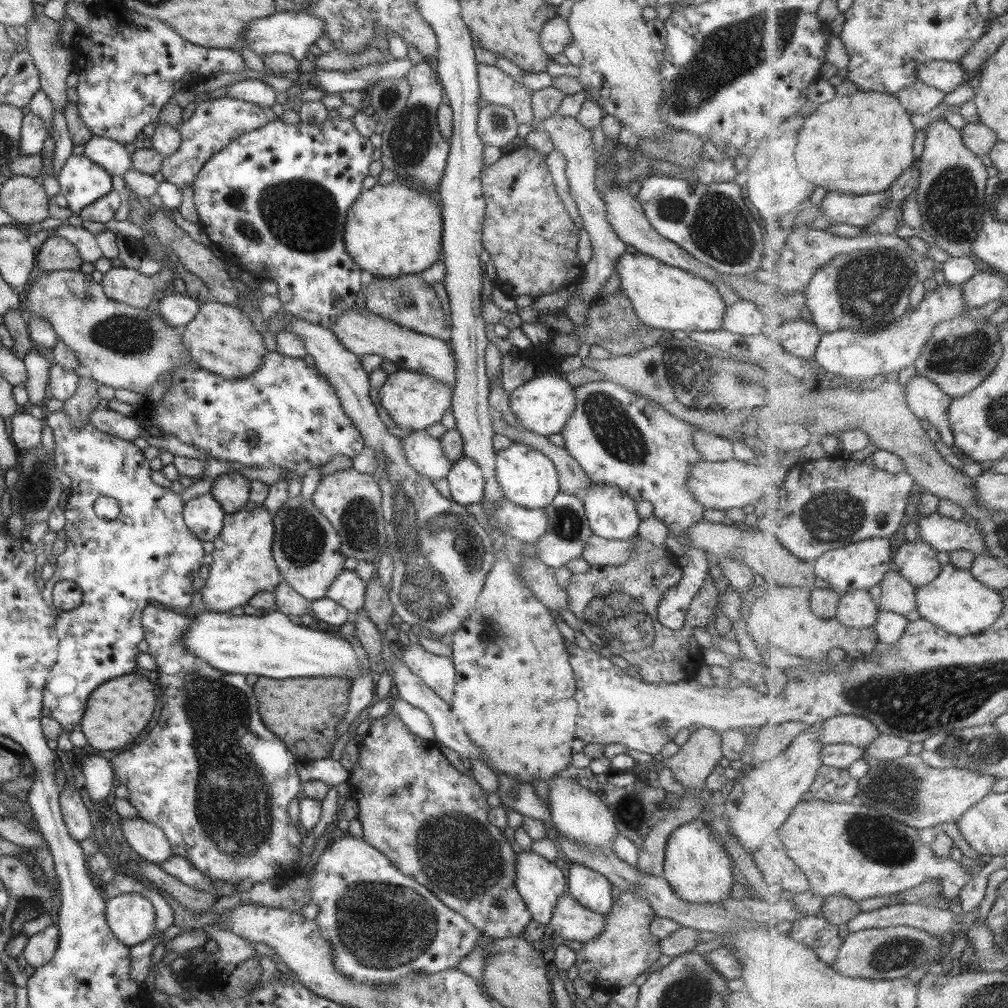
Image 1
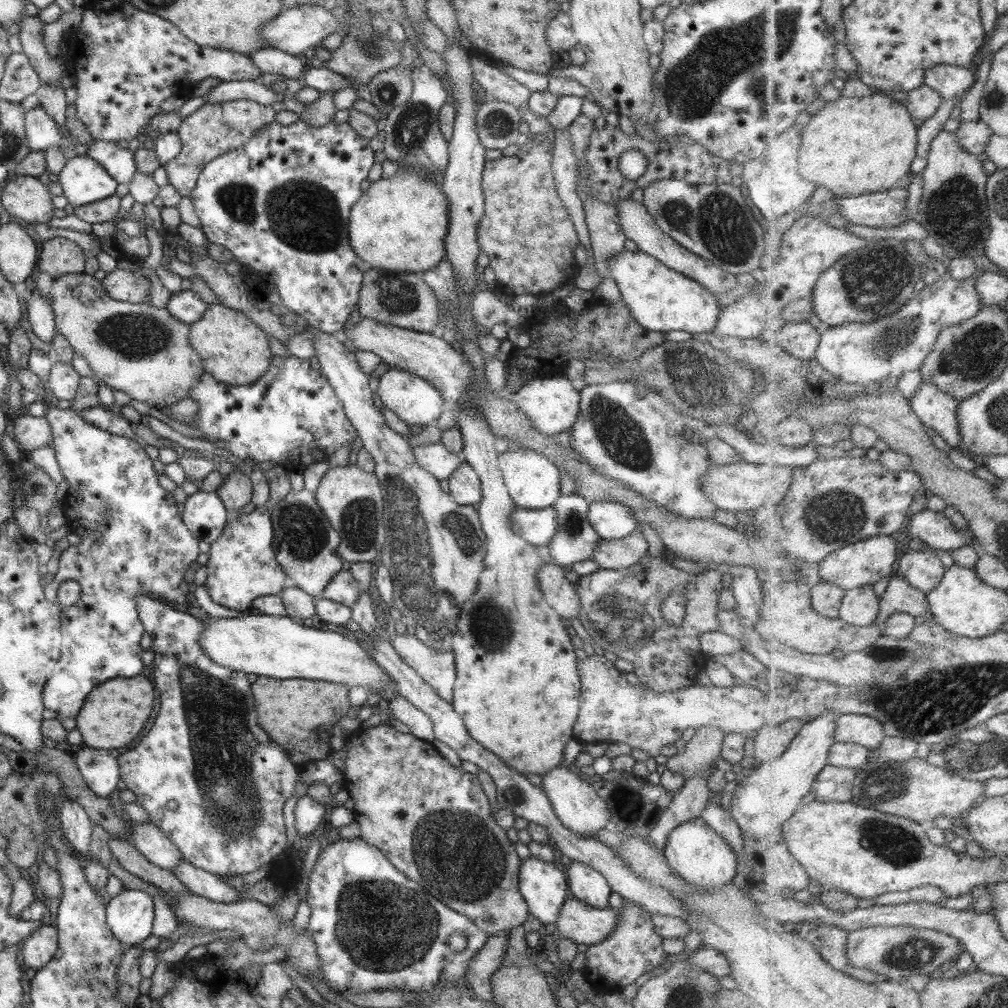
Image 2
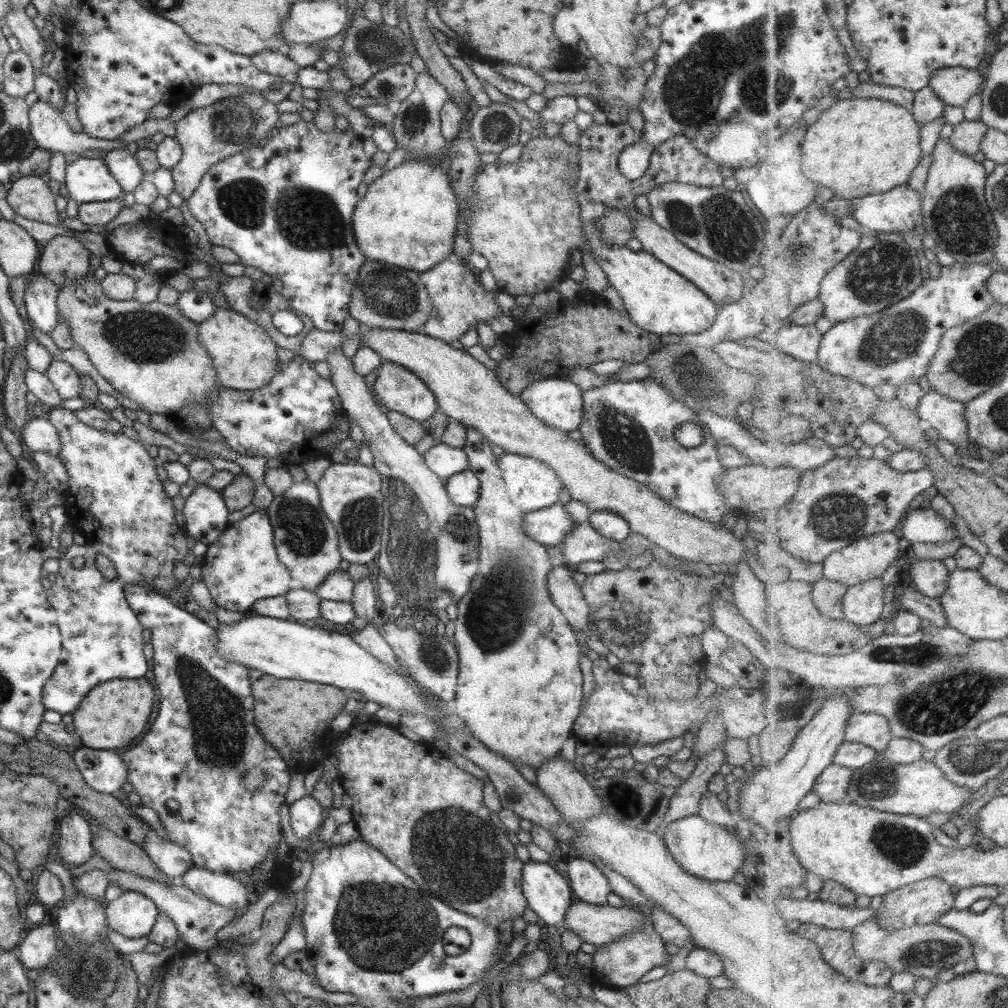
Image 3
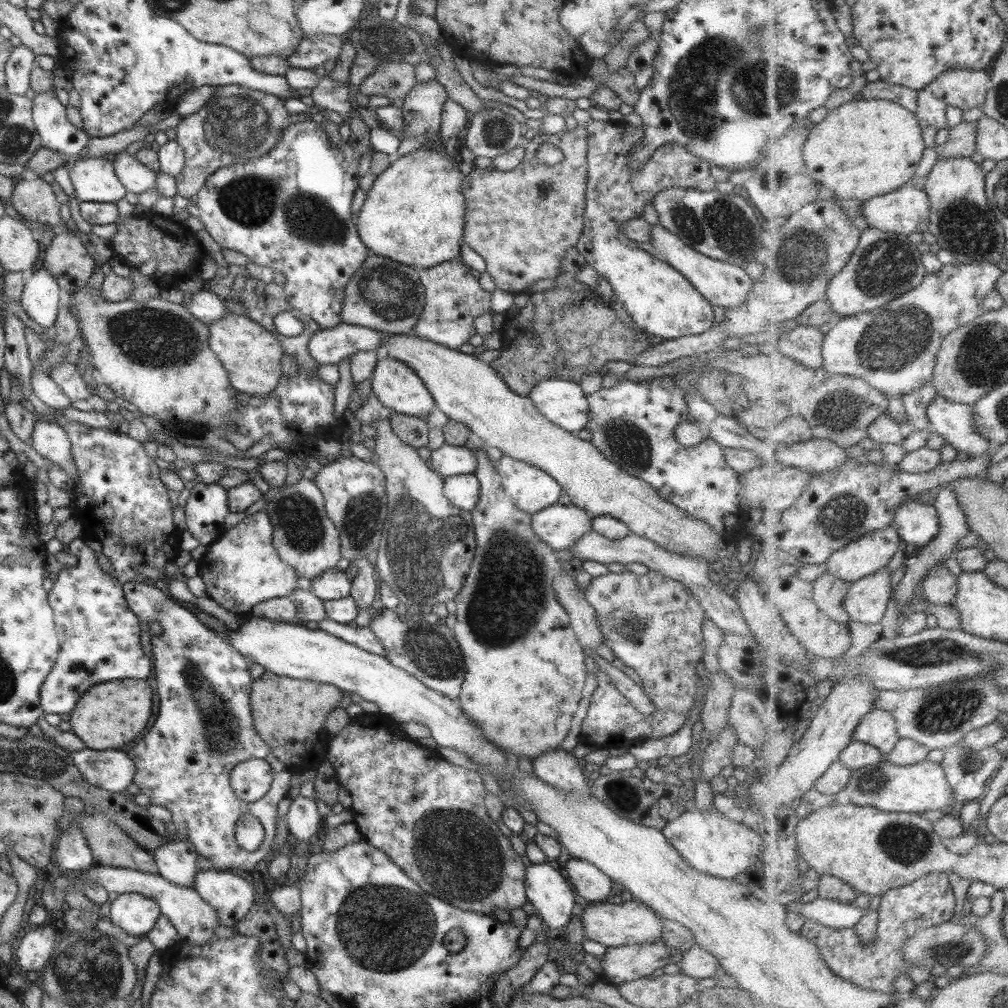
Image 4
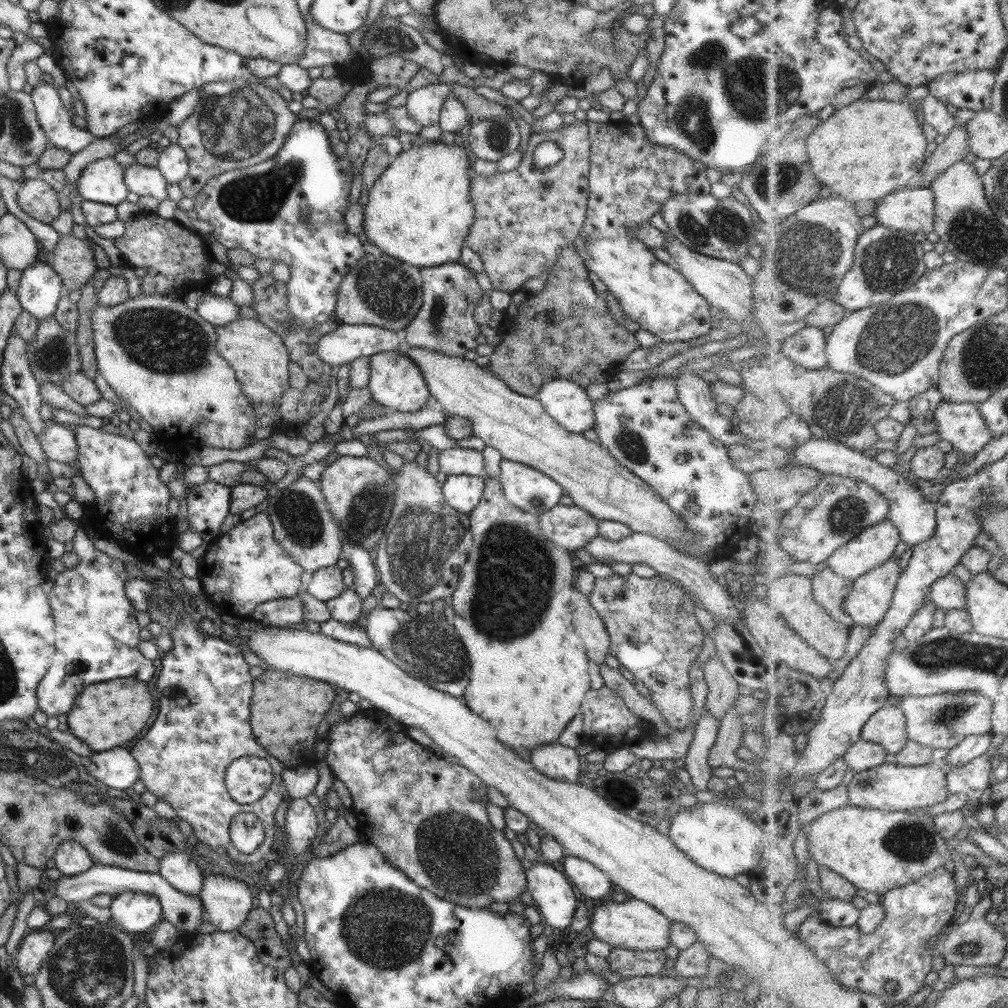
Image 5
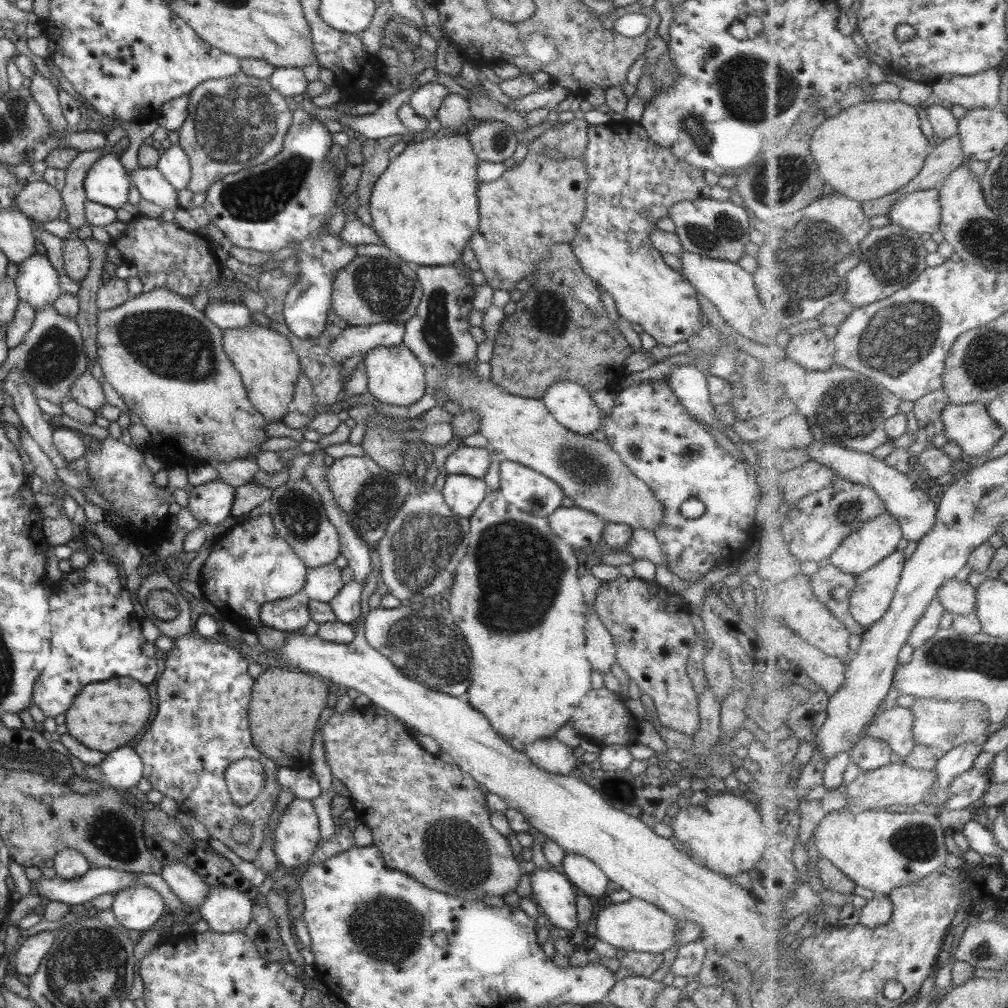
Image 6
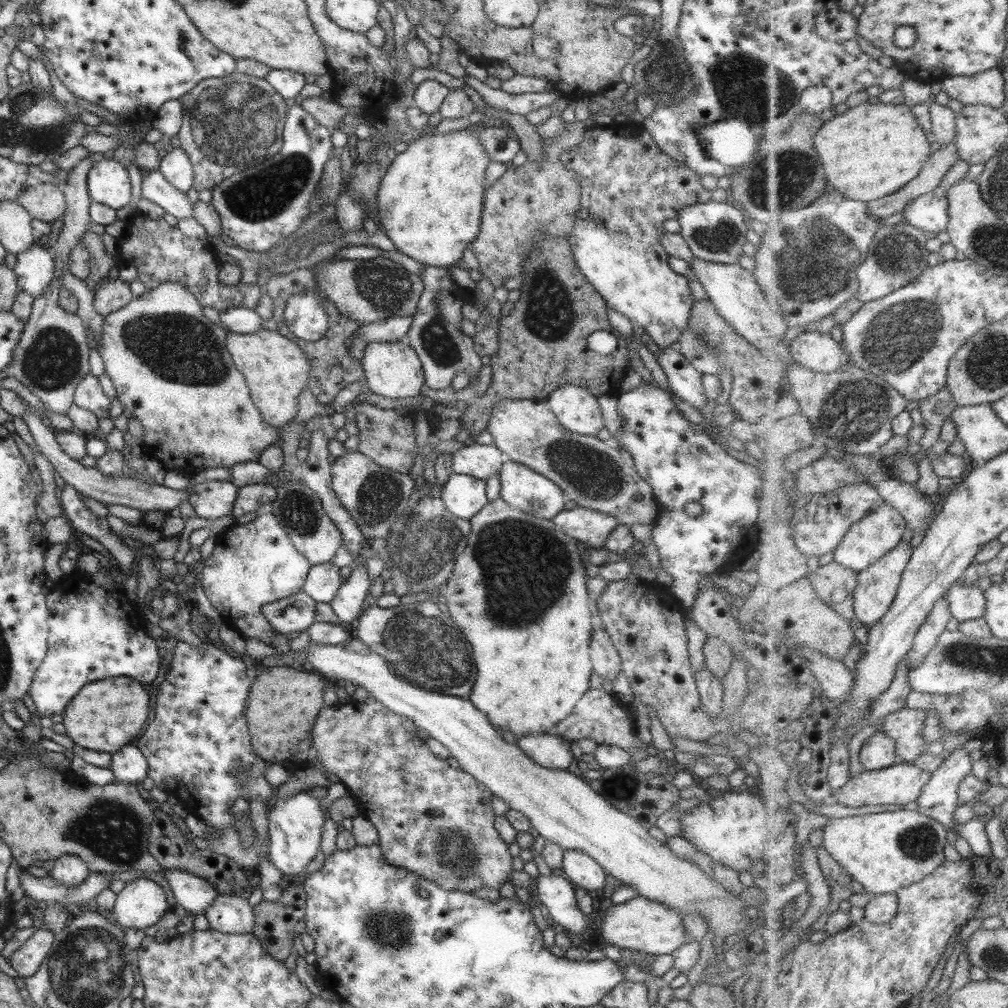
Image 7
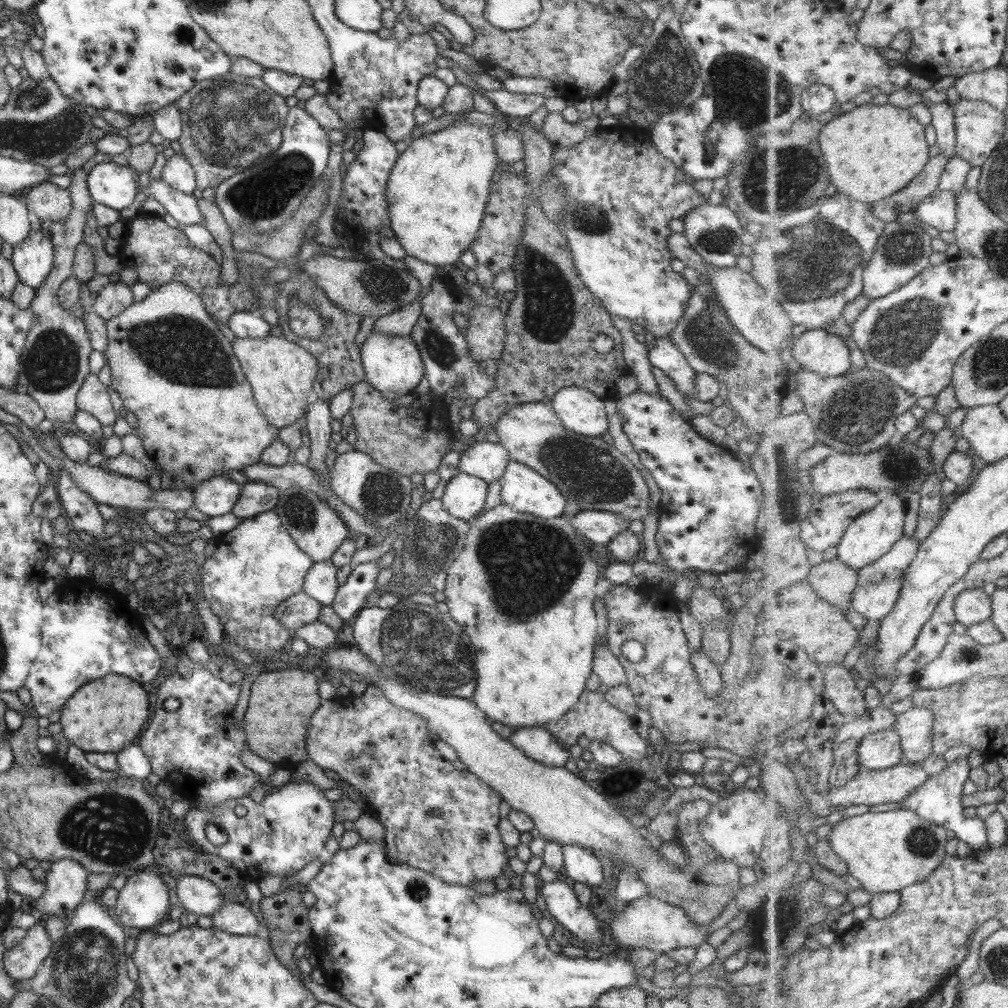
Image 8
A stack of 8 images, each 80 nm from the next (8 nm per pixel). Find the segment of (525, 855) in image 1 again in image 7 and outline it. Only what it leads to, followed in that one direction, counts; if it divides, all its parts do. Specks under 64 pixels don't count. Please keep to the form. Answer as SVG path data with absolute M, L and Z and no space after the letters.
M555 871L537 875L536 890L539 902L547 908L548 921L577 934L585 930L585 914L575 903L574 885L562 873Z

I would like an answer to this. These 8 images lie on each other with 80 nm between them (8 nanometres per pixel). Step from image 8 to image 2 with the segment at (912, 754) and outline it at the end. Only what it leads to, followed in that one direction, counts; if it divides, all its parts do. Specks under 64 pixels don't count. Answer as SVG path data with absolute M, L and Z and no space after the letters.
M852 714L837 719L835 742L853 742L875 750L887 737L884 724L877 717Z

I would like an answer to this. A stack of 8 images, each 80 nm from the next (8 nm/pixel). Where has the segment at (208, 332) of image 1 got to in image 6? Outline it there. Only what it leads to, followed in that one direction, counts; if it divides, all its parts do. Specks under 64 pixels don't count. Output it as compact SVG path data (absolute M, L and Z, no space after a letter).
M253 321L241 328L222 331L221 346L233 369L239 373L243 388L254 409L262 414L267 423L281 422L291 410L294 382L301 373L297 354L293 352L288 340L267 325Z

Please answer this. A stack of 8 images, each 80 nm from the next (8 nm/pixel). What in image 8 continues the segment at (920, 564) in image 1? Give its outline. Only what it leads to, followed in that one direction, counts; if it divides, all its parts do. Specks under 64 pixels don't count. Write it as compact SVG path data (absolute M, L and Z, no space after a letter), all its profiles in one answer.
M981 588L965 590L957 596L957 621L966 628L993 618L993 602Z

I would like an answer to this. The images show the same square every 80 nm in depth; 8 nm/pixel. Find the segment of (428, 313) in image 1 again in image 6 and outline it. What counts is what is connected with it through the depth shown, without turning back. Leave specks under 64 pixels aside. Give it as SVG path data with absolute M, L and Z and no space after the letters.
M357 255L332 282L331 304L335 314L349 325L369 326L385 322L404 324L416 313L422 288L412 263L388 258Z

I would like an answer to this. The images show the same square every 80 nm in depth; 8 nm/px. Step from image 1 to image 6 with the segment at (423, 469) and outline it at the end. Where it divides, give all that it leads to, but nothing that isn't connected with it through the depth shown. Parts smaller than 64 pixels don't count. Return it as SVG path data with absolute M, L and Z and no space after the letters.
M460 445L445 457L444 472L483 478L489 466L489 447L477 448Z

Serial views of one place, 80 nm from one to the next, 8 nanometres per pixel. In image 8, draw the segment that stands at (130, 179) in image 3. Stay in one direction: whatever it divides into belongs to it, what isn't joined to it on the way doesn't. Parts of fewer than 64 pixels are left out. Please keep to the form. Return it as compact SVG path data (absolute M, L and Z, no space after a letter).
M161 177L150 179L149 184L141 188L139 194L154 198L181 228L201 224L201 213L194 196L171 188Z

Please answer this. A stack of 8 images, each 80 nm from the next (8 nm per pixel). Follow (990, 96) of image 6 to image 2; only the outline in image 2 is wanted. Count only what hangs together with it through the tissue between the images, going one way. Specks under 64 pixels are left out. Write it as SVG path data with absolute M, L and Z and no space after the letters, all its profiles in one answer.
M936 64L928 68L925 85L937 90L944 100L963 98L977 82L972 69L950 64Z

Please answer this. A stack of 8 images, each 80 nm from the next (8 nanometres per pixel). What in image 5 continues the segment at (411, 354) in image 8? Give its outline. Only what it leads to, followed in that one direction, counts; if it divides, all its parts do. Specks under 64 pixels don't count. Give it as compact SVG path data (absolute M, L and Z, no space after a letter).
M391 350L379 352L369 357L369 382L366 387L369 389L371 400L386 406L391 411L403 413L413 412L423 407L430 392L427 390L424 378L413 361L407 359L402 351Z

